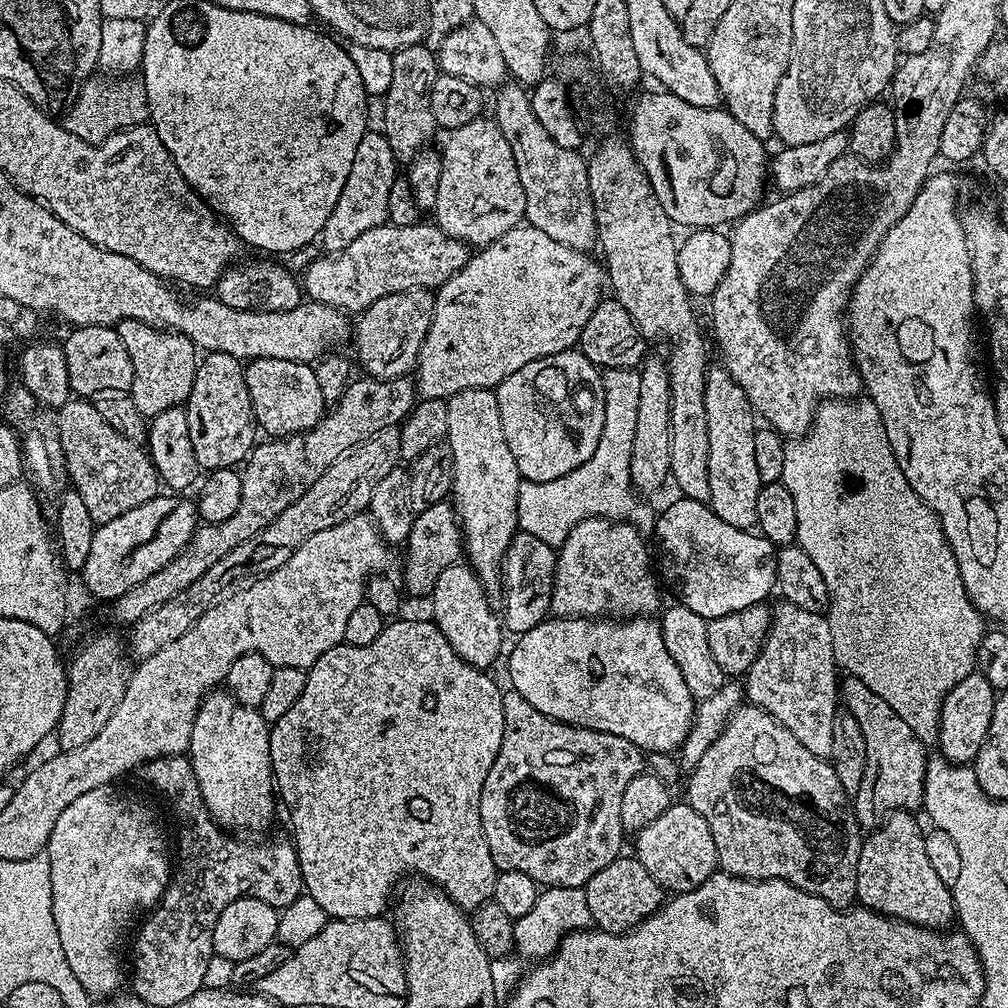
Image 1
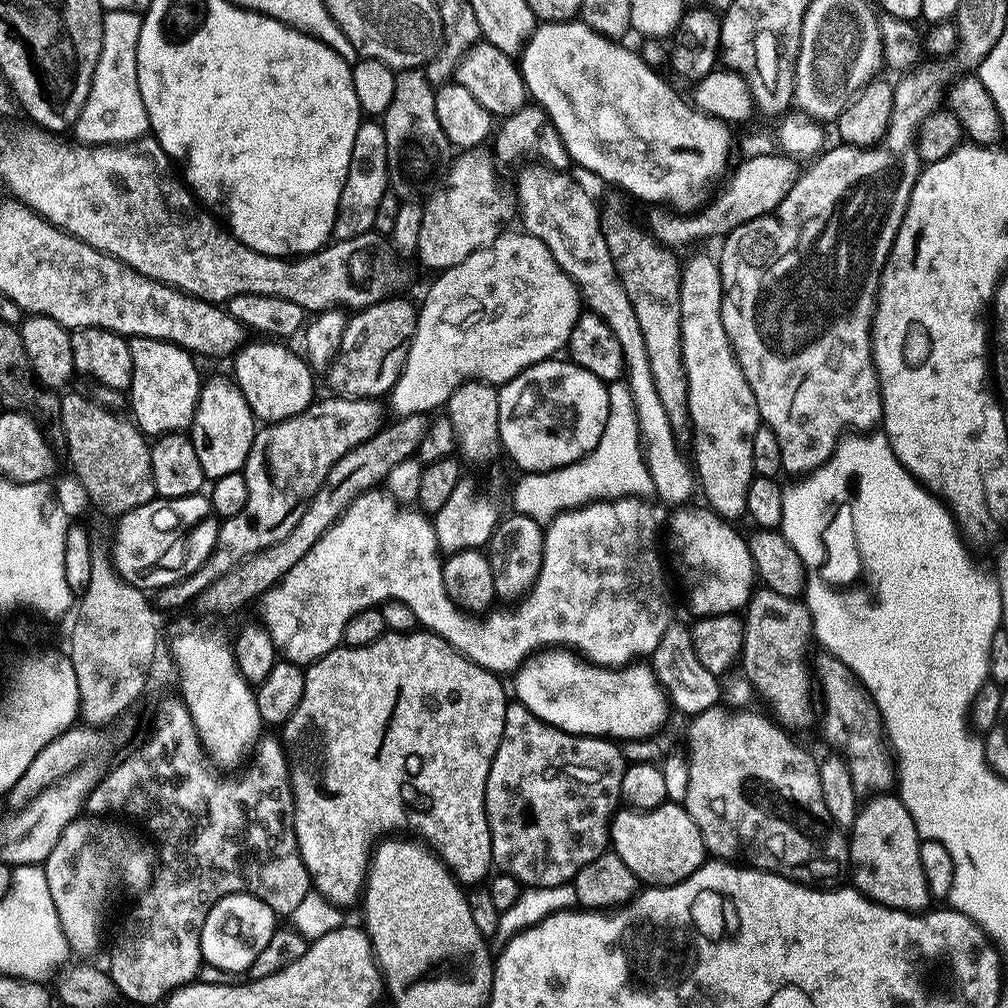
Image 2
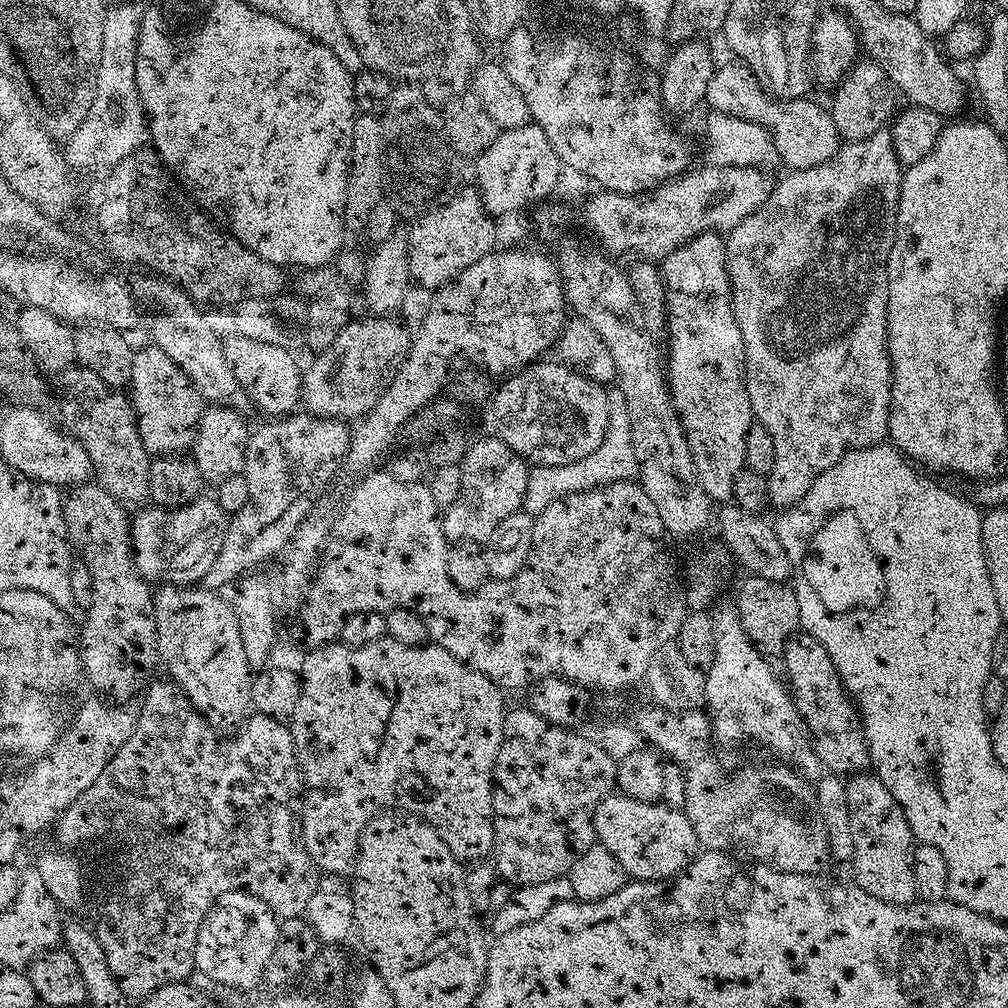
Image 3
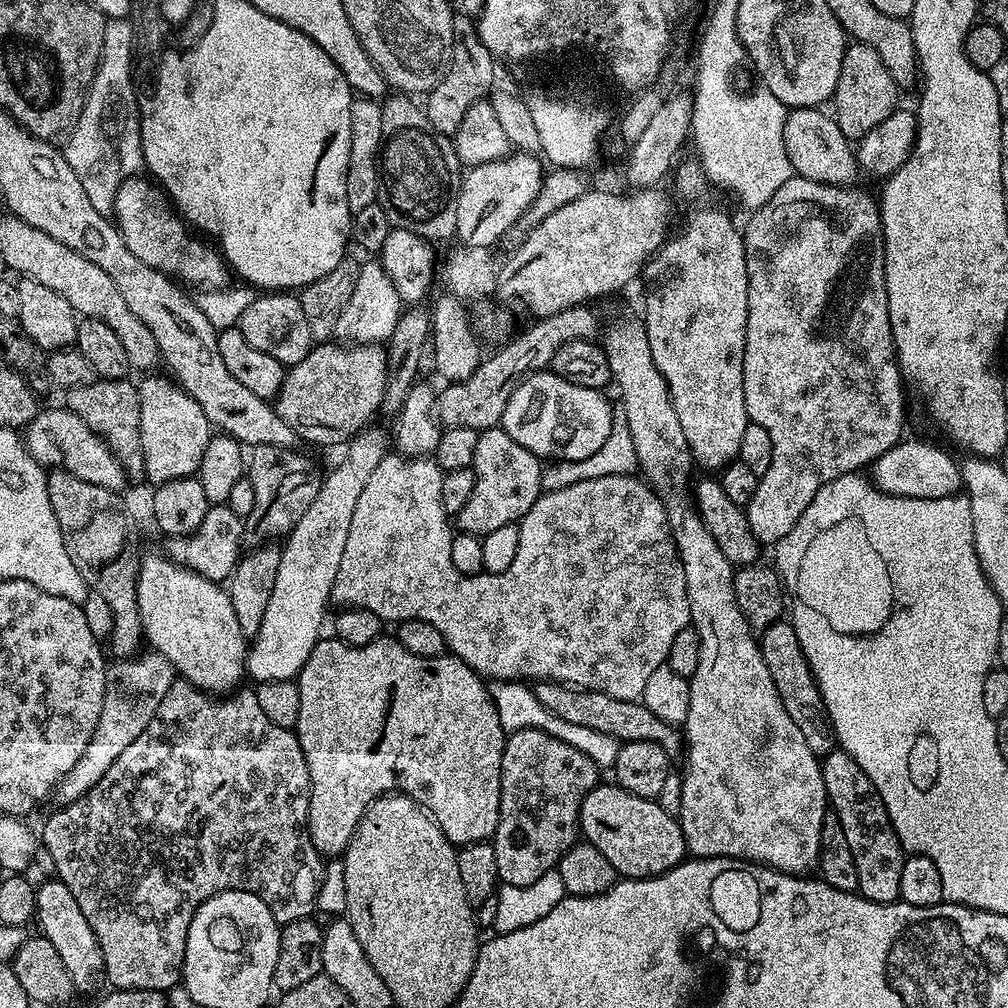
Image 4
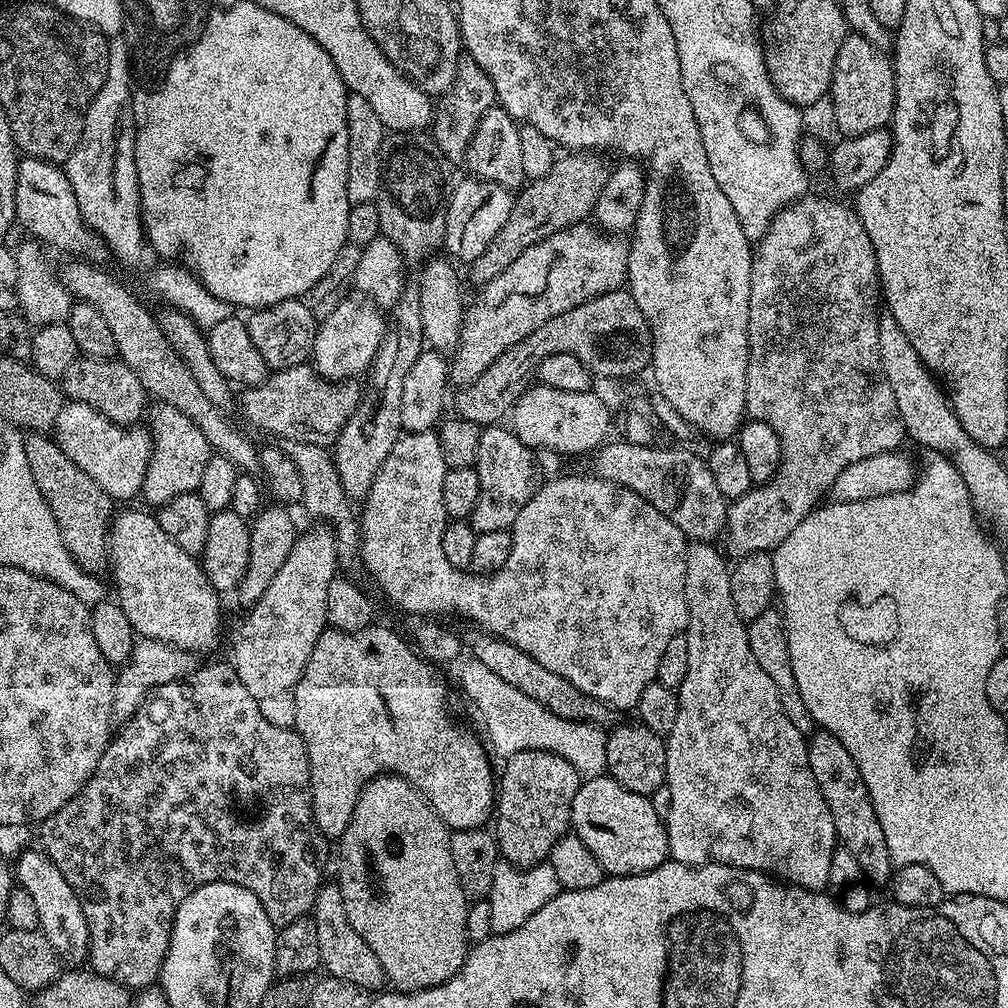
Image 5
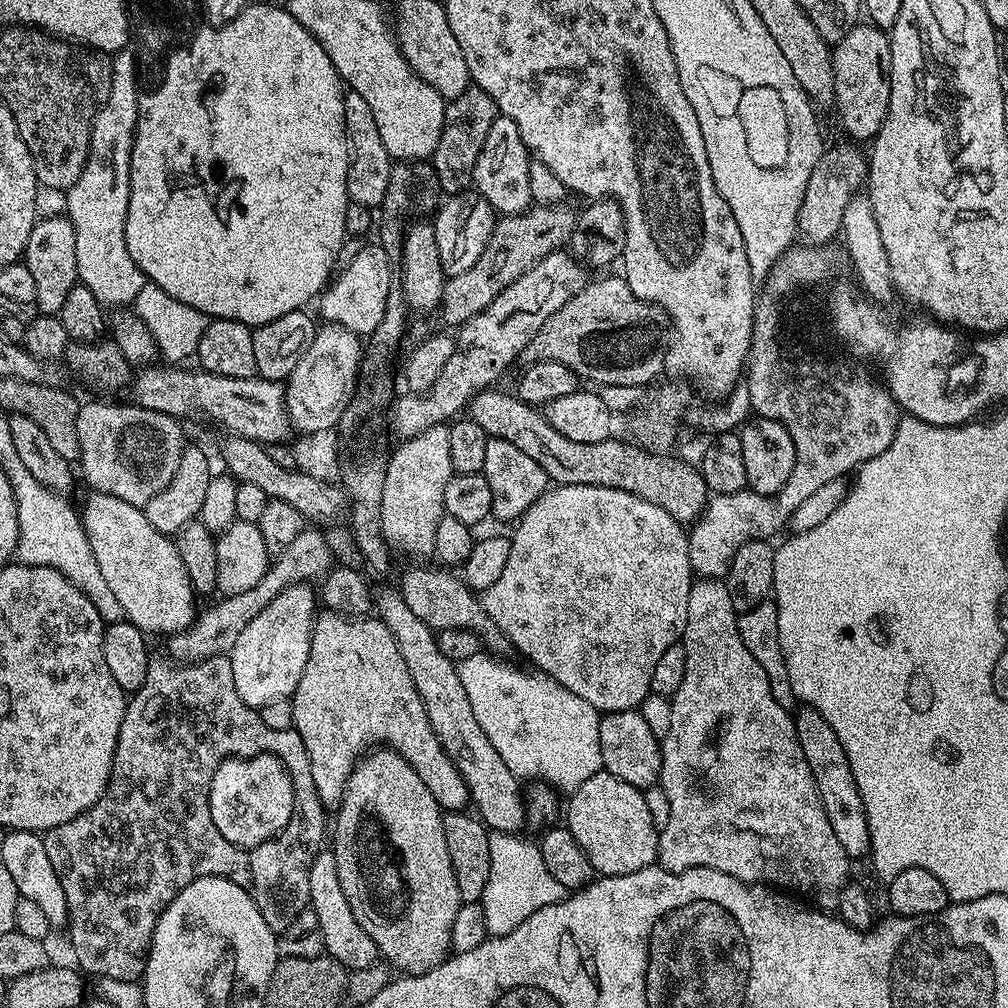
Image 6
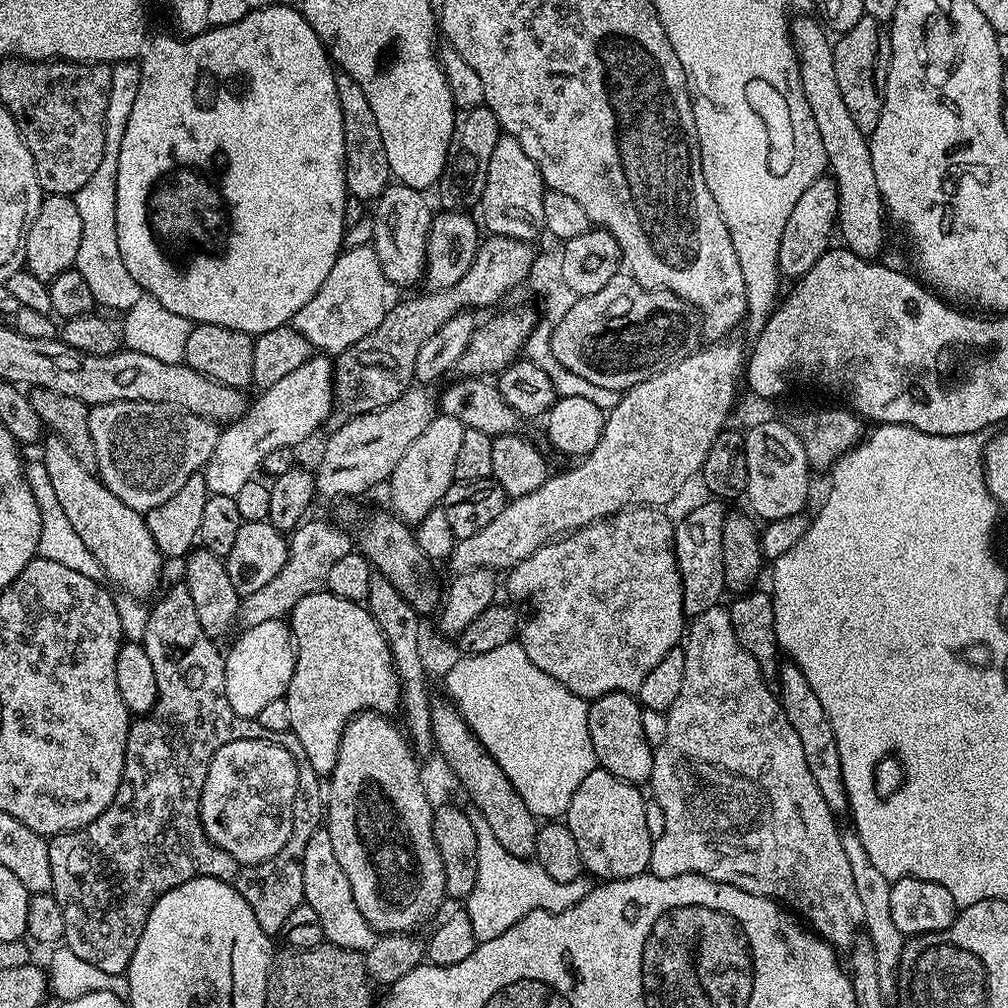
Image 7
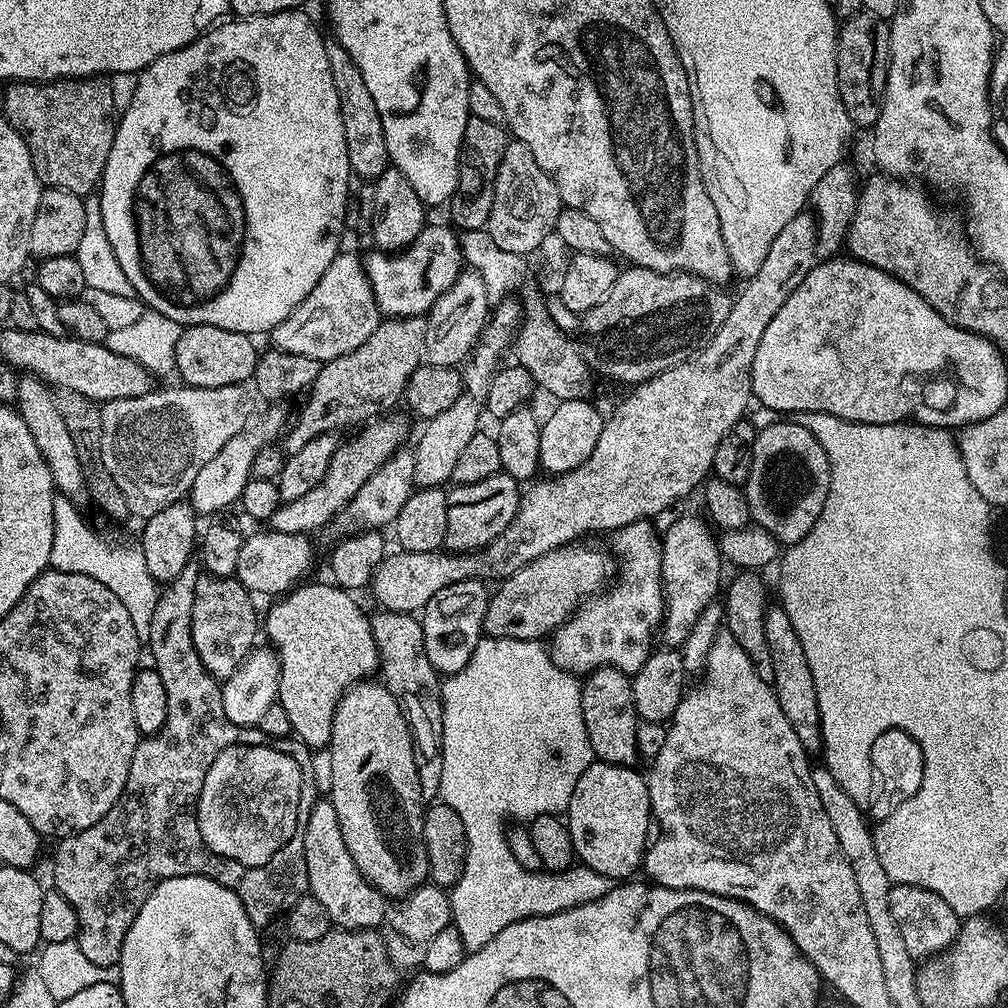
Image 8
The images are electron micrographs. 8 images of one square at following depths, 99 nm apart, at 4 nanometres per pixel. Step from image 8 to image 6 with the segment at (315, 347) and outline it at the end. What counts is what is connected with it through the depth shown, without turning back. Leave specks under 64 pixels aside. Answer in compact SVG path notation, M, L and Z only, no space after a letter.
M379 242L365 243L354 254L350 266L339 269L318 297L320 312L329 324L337 324L357 334L371 334L386 314L386 298L394 287L394 262Z

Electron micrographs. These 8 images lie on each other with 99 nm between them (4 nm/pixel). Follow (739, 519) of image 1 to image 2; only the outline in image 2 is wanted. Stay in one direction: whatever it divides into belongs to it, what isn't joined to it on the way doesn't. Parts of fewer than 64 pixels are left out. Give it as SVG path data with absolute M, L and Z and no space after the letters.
M692 256L682 264L680 274L680 325L682 326L682 358L684 359L684 369L686 370L686 380L688 382L688 413L692 422L690 433L690 445L692 452L696 455L694 460L694 476L698 481L698 488L704 491L707 507L721 517L724 521L736 522L739 516L746 513L746 494L750 490L750 482L754 475L754 434L762 427L762 421L758 414L758 402L754 402L754 390L750 390L750 382L746 382L746 374L736 361L734 350L730 346L730 338L726 338L726 326L722 326L722 278L720 277L720 265L715 259L708 256Z

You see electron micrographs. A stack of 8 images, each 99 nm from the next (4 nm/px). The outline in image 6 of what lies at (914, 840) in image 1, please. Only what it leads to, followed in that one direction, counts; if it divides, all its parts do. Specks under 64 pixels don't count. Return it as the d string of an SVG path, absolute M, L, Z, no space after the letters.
M797 707L794 719L798 746L802 746L802 754L806 754L806 766L810 766L810 774L822 798L826 818L830 818L830 826L834 829L834 835L838 837L838 843L850 858L867 857L872 850L870 826L866 822L868 812L862 806L862 794L858 794L858 786L850 770L850 758L846 758L846 750L842 750L842 742L838 742L838 734L834 732L834 726L830 726L830 722L822 718L819 708Z

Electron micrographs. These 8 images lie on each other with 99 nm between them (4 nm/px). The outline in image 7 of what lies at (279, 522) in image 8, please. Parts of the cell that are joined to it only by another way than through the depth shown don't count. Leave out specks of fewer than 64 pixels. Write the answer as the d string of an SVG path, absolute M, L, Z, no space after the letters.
M424 386L408 387L400 397L389 405L370 413L364 413L344 424L333 427L332 437L324 444L320 465L314 468L315 491L321 496L335 498L360 498L363 492L375 484L383 485L398 466L398 458L406 454L409 446L417 440L438 415L438 400Z

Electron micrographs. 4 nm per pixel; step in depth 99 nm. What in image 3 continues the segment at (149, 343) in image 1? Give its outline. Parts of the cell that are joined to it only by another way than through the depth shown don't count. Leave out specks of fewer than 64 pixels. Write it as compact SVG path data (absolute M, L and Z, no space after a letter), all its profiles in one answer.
M155 346L147 347L137 347L134 351L130 385L130 399L132 409L136 411L136 425L142 446L152 458L187 453L187 448L189 451L195 445L196 432L200 428L200 395L190 378L186 378L186 374L182 374L180 367L170 358L170 354Z

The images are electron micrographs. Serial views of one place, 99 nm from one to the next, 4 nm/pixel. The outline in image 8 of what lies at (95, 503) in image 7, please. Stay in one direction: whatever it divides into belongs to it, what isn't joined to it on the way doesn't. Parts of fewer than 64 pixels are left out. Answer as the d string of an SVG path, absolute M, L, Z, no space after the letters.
M27 374L20 376L18 382L18 411L26 422L26 430L34 437L34 446L42 454L46 466L52 475L52 483L59 495L76 498L79 492L85 491L82 466L78 462L78 450L74 446L74 438L70 438L70 429L62 418L58 406L54 406L54 392L43 380Z

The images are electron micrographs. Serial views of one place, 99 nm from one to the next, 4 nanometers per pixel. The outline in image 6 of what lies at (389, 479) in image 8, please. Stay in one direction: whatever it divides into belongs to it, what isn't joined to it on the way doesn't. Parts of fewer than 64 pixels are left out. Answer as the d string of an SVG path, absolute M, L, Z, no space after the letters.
M305 526L294 542L286 546L279 555L269 563L268 573L254 586L254 590L245 590L243 594L233 596L220 596L209 606L201 611L192 621L192 627L183 632L173 632L167 637L167 655L179 662L193 662L209 659L211 656L228 656L232 651L234 642L238 642L238 634L266 610L272 599L282 590L292 584L303 584L311 581L311 576L320 576L333 567L334 557L330 546L326 542L324 532L316 526Z

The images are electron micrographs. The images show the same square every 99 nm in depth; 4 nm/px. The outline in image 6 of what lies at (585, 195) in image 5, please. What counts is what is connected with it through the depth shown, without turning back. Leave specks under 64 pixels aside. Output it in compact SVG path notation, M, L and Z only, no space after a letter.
M536 204L522 215L499 217L486 249L477 262L474 262L474 266L466 274L451 276L445 281L440 307L440 315L442 314L445 322L453 328L465 324L546 254L563 249L571 241L577 217L574 210L572 212L565 206Z

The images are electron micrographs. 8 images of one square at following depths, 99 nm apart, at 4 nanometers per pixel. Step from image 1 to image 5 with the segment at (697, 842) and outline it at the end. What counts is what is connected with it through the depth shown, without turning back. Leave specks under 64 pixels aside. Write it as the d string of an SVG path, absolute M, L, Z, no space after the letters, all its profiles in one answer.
M607 774L585 779L574 794L571 831L578 838L582 838L582 842L586 842L590 854L598 858L598 862L604 867L609 877L637 876L654 870L669 859L668 830L665 821L654 810L651 799L626 790L626 786L622 786Z

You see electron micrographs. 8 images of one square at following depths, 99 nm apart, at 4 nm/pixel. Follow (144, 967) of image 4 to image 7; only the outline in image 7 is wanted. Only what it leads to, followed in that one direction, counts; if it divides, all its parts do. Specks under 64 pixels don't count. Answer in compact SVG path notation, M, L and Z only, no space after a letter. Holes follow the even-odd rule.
M176 582L156 605L153 603L149 607L142 643L154 668L164 710L176 710L176 706L180 708L182 702L188 702L190 694L184 694L184 690L192 690L192 698L198 698L196 692L204 690L208 694L208 710L216 710L216 716L222 714L222 724L226 724L226 736L220 734L220 740L266 740L281 744L296 759L300 768L300 785L294 798L292 833L286 846L282 846L274 858L261 864L240 864L212 844L204 832L200 821L202 787L198 780L196 784L188 784L194 786L194 792L188 800L182 800L178 780L170 774L166 762L168 746L160 736L162 726L156 724L156 720L149 720L147 715L129 725L122 778L118 794L114 794L110 806L106 806L106 810L85 828L63 832L48 840L51 893L58 906L62 906L62 918L66 918L63 943L74 950L78 958L98 966L98 970L119 976L127 973L138 938L142 938L146 918L158 898L195 876L214 876L230 885L246 898L264 933L269 938L279 937L286 926L286 918L290 918L290 913L304 903L302 854L306 854L306 842L310 842L310 837L326 820L322 780L314 766L310 766L302 742L298 742L291 730L275 734L263 729L255 717L236 714L230 706L226 698L224 656L216 649L217 641L202 630L198 610L194 610L194 602L183 582ZM172 670L196 670L196 674L188 676Z

